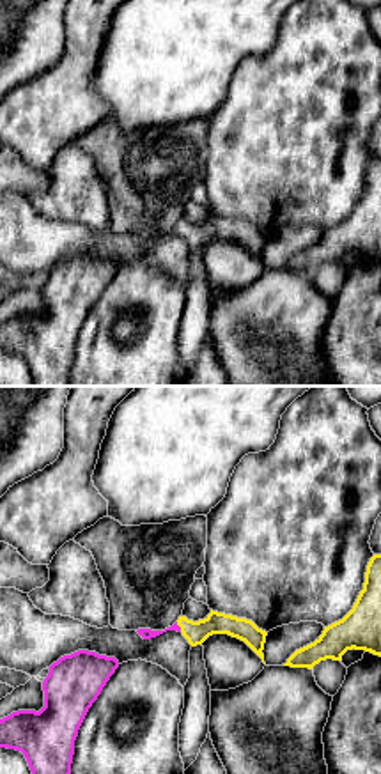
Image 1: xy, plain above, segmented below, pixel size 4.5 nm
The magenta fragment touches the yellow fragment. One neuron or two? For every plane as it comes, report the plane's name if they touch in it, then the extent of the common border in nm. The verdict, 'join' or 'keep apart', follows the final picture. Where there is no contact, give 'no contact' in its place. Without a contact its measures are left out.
xy | 50 nm

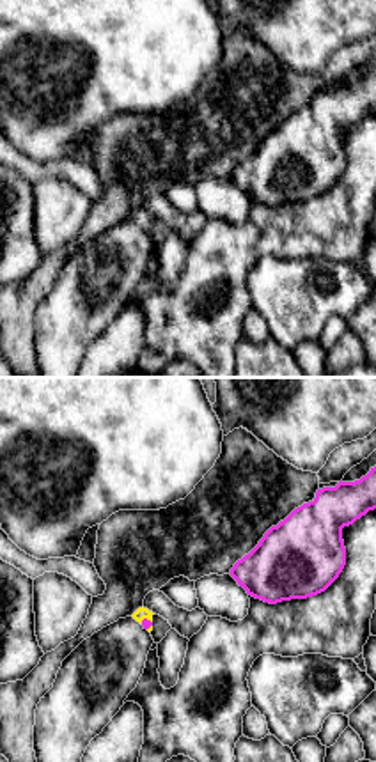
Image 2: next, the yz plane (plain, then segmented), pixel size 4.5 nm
yz | 70 nm

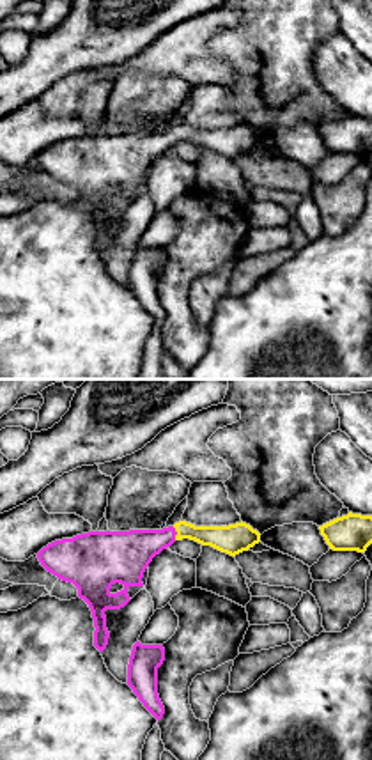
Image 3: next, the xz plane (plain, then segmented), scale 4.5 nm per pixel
xz | 70 nm

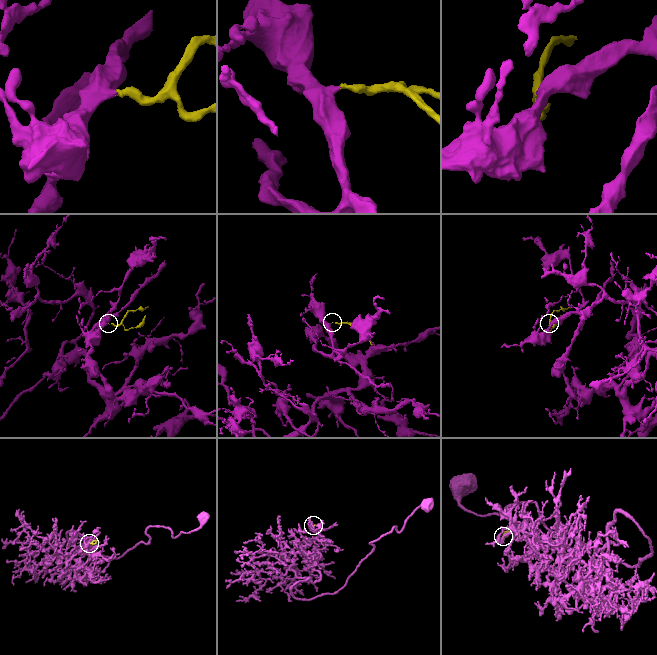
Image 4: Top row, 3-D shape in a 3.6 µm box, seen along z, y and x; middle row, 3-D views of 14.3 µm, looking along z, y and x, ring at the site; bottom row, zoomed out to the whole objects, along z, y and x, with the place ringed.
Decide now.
join

